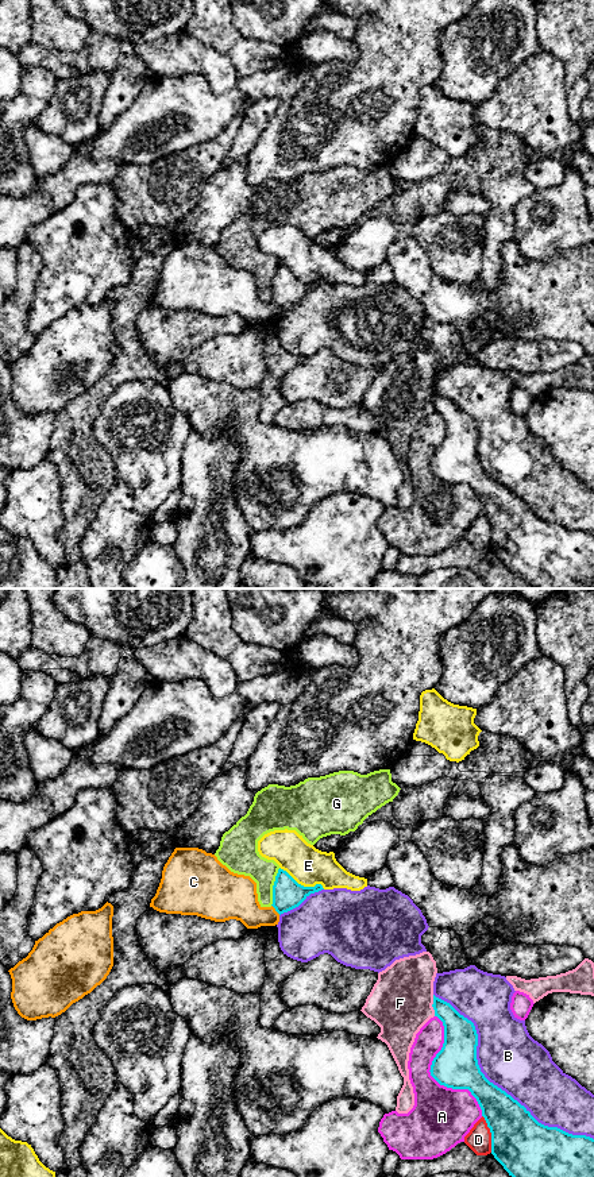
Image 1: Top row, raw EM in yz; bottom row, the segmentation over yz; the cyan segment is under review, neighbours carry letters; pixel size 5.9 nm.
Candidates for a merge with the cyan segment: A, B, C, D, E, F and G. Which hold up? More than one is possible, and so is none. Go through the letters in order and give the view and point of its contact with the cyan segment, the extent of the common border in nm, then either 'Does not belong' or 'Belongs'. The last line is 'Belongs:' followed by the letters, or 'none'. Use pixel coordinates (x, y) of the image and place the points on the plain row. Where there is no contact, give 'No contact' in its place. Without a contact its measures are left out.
A: Touches cyan at yz (432, 471). Shared border 650 nm. Does not belong
B: Touches cyan at yz (492, 478). Shared border 1300 nm. Does not belong
C: Touches cyan at yz (276, 305). Shared border 80 nm. Does not belong
D: Touches cyan at yz (492, 529). Shared border 240 nm. Does not belong
E: Touches cyan at yz (303, 281). Shared border 300 nm. Does not belong
F: Touches cyan at yz (432, 401). Shared border 130 nm. Does not belong
G: Touches cyan at yz (273, 282). Shared border 240 nm. Does not belong
Belongs: none

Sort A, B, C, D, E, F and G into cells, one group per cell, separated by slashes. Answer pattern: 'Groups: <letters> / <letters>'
Groups: A / B / C / D / E / F / G

